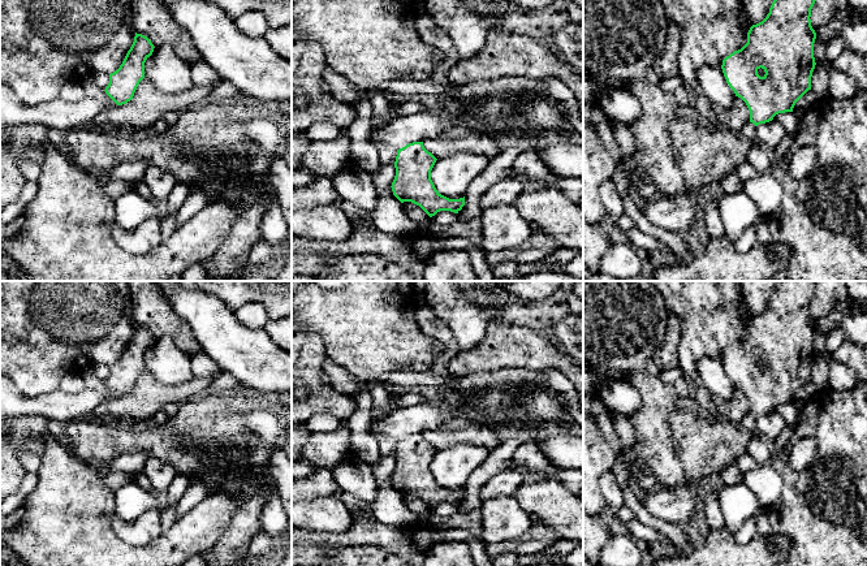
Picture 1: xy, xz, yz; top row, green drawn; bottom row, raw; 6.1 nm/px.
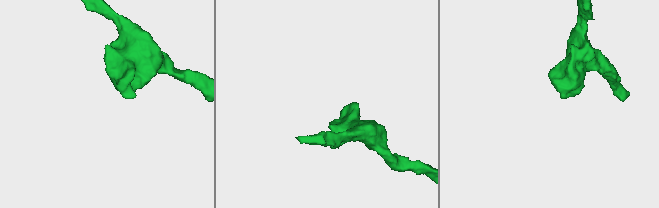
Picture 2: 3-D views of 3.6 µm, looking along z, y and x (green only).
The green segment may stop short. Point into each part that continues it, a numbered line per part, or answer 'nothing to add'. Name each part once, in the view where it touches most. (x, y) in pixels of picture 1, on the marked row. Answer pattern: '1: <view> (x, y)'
nothing to add

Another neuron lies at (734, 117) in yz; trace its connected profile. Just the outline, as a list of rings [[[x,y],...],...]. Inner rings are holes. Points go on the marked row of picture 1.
[[[736,96],[736,101],[730,108],[725,109],[722,107],[713,105],[713,112],[722,129],[741,131],[743,125],[750,121],[750,111],[746,103],[738,96]]]

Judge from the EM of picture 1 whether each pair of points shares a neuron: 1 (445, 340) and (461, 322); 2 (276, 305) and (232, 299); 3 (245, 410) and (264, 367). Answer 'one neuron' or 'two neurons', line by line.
1: two neurons
2: one neuron
3: two neurons

